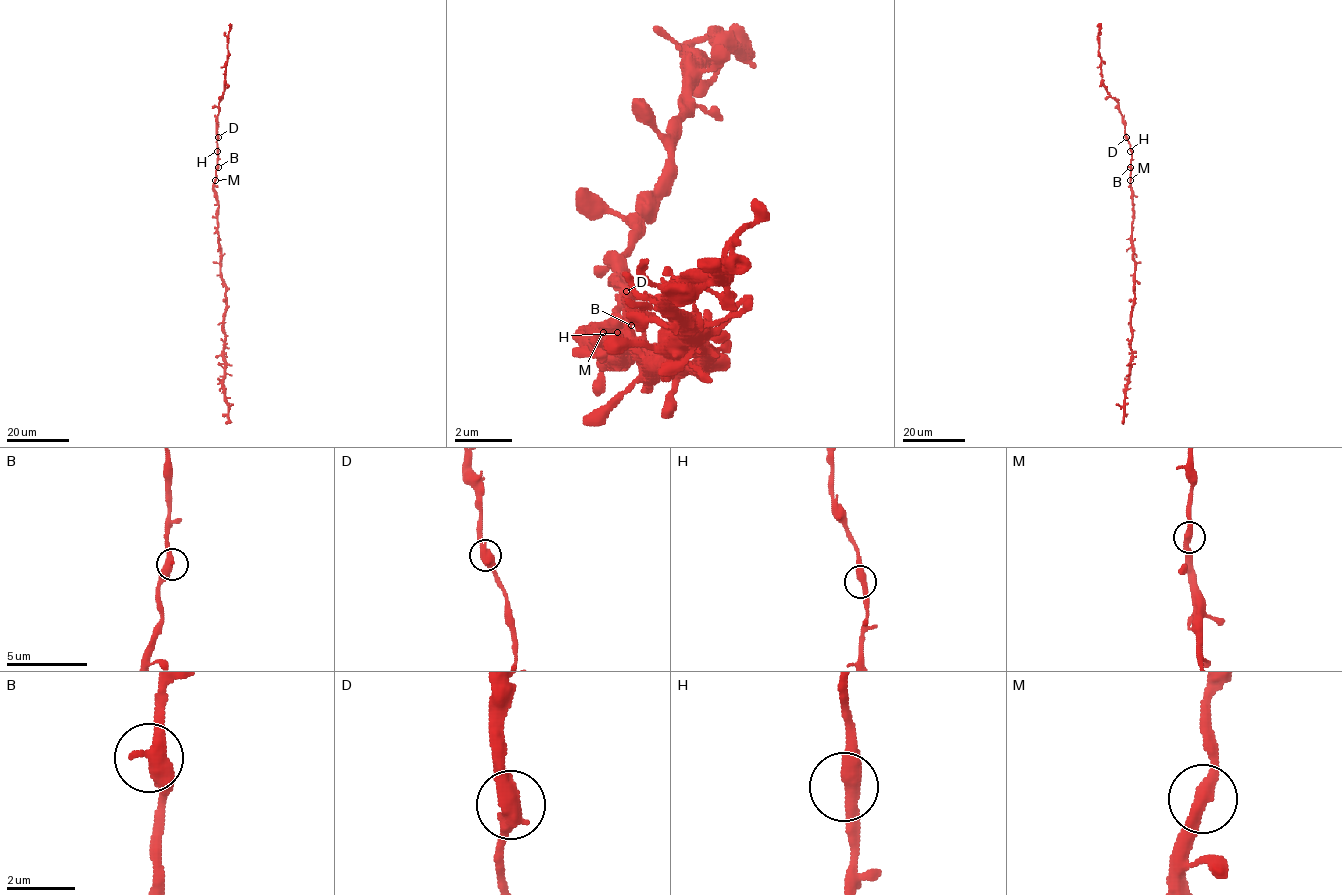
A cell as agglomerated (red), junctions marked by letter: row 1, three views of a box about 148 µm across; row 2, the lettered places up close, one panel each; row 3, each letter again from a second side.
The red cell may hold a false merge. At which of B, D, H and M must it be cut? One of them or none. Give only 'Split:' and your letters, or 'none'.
Split: none

